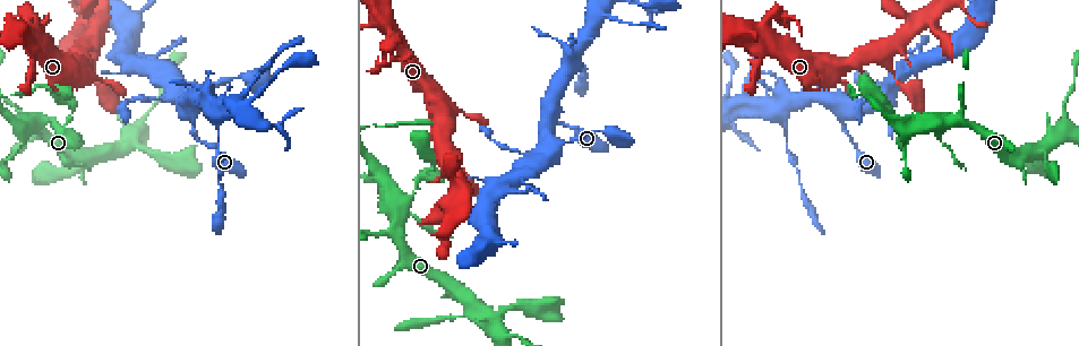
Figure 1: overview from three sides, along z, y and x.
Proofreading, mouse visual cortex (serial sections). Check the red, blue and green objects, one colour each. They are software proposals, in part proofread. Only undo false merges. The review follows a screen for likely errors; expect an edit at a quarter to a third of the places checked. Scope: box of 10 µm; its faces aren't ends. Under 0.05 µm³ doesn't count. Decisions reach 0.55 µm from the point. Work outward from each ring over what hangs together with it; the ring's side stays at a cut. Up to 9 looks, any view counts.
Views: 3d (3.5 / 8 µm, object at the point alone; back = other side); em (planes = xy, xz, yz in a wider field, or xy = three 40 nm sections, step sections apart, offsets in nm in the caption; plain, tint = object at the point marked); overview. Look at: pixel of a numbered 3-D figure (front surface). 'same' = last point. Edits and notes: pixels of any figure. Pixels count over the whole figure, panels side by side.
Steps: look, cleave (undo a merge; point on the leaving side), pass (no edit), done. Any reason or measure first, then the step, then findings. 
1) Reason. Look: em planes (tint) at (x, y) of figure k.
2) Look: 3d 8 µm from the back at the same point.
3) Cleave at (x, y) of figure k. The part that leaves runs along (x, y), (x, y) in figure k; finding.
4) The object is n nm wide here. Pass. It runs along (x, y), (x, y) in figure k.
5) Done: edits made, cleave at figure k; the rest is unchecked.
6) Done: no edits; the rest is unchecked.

Thick turns thin. Look: em xy step 5 (tint) at (424, 175) of figure 1.

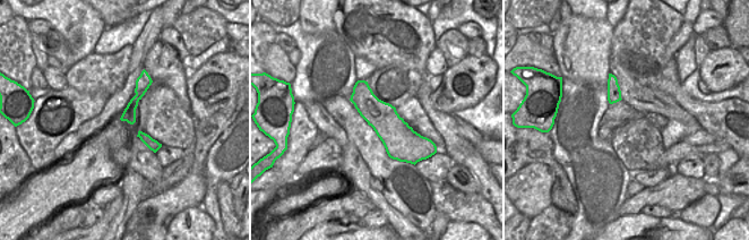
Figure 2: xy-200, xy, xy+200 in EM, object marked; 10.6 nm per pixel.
Look: 3d 3.5 µm at the same point.

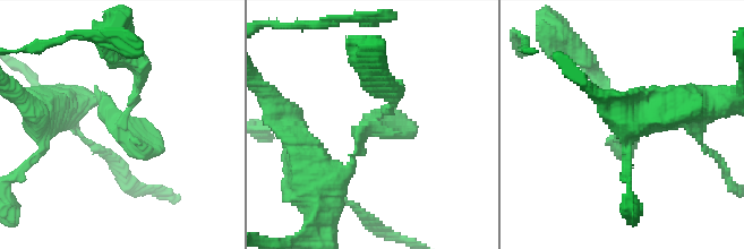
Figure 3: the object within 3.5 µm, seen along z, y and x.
Cleave at (597, 71) of figure 3. The part that leaves runs along (383, 114), (393, 94), (369, 53) in figure 3; two cells meet here.

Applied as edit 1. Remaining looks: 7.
See it whole again. Look: overview.

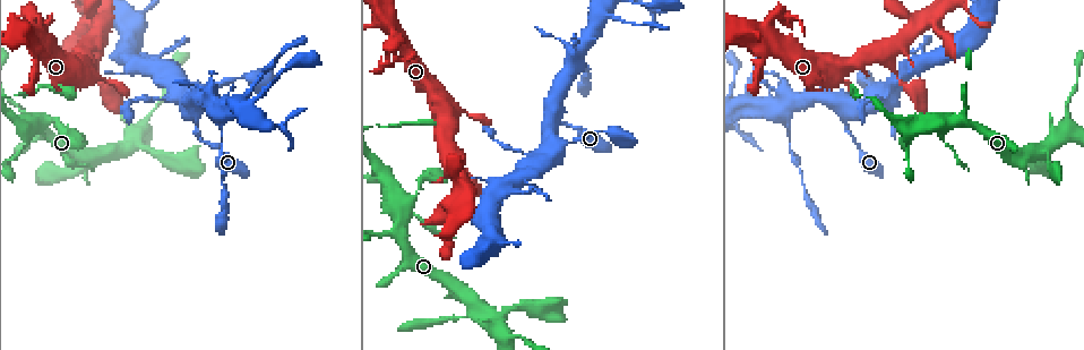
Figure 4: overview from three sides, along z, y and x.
Sharp bend. Look: em xy step 3 (tint) at (785, 14) of figure 4.

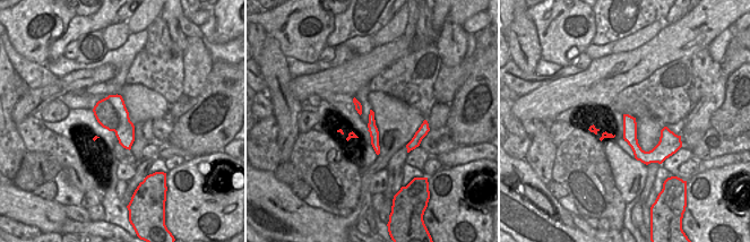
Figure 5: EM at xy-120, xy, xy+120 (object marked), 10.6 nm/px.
Wider look. Look: 3d 3.5 µm at the same point.

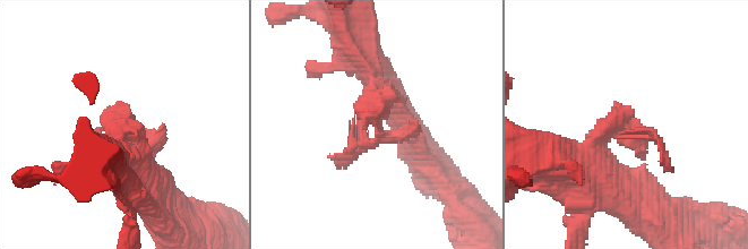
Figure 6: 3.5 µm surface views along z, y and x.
The object is 100 nm wide here. Cleave at (381, 138) of figure 6. The part that leaves runs along (119, 134), (151, 147), (164, 123) in figure 6; two cells meet here.

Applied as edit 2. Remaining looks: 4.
Look: overview.

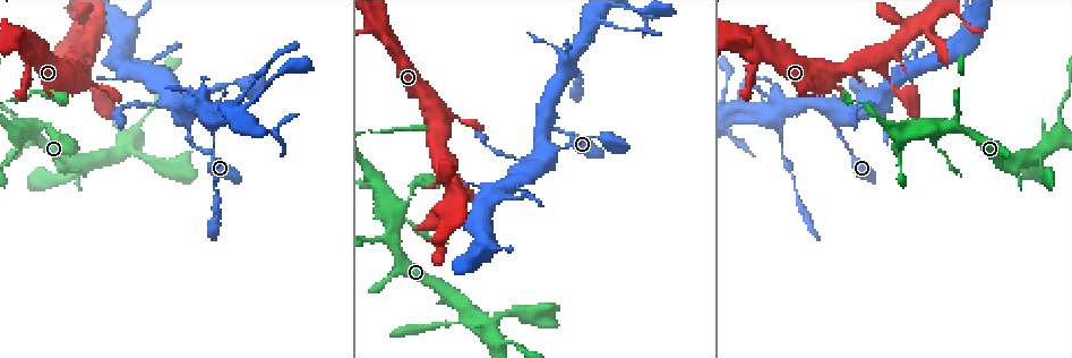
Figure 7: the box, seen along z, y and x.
Looks like a crossing. Look: 3d 8 µm at (868, 97) of figure 7.

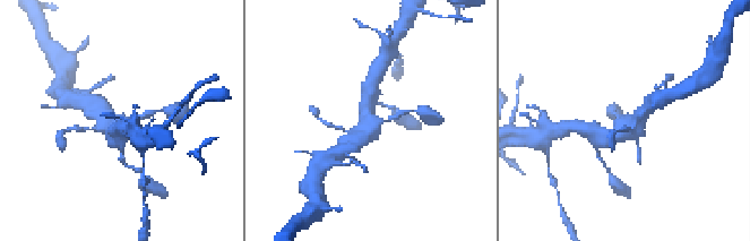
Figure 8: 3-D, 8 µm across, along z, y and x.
Zoom in. Look: 3d 3.5 µm at the same point.

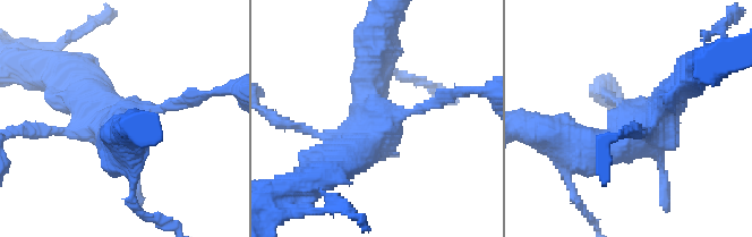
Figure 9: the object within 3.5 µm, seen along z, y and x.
Look: em xy step 5 (tint) at (384, 117) of figure 9.

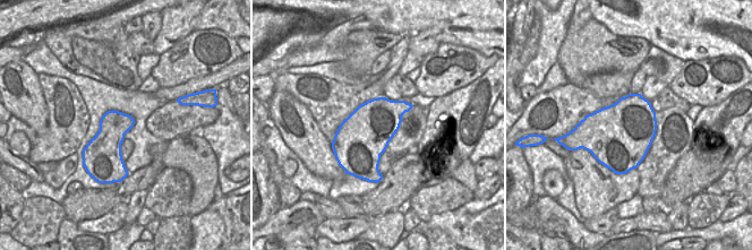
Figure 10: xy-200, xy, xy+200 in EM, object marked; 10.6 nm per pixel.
Pass. It runs along (577, 158), (649, 126), (681, 84) in figure 9; all the same cell.

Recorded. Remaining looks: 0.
Done: edits made, cleave at figure 3, cleave at figure 6; the rest is unchecked.

